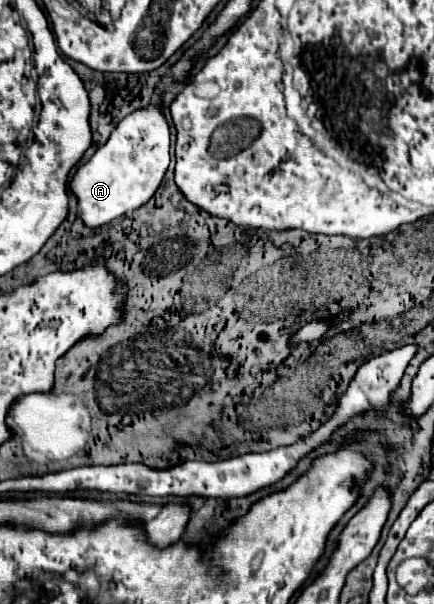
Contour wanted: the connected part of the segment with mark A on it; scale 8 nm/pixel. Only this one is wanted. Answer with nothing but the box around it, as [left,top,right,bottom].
[71,103,169,227]

